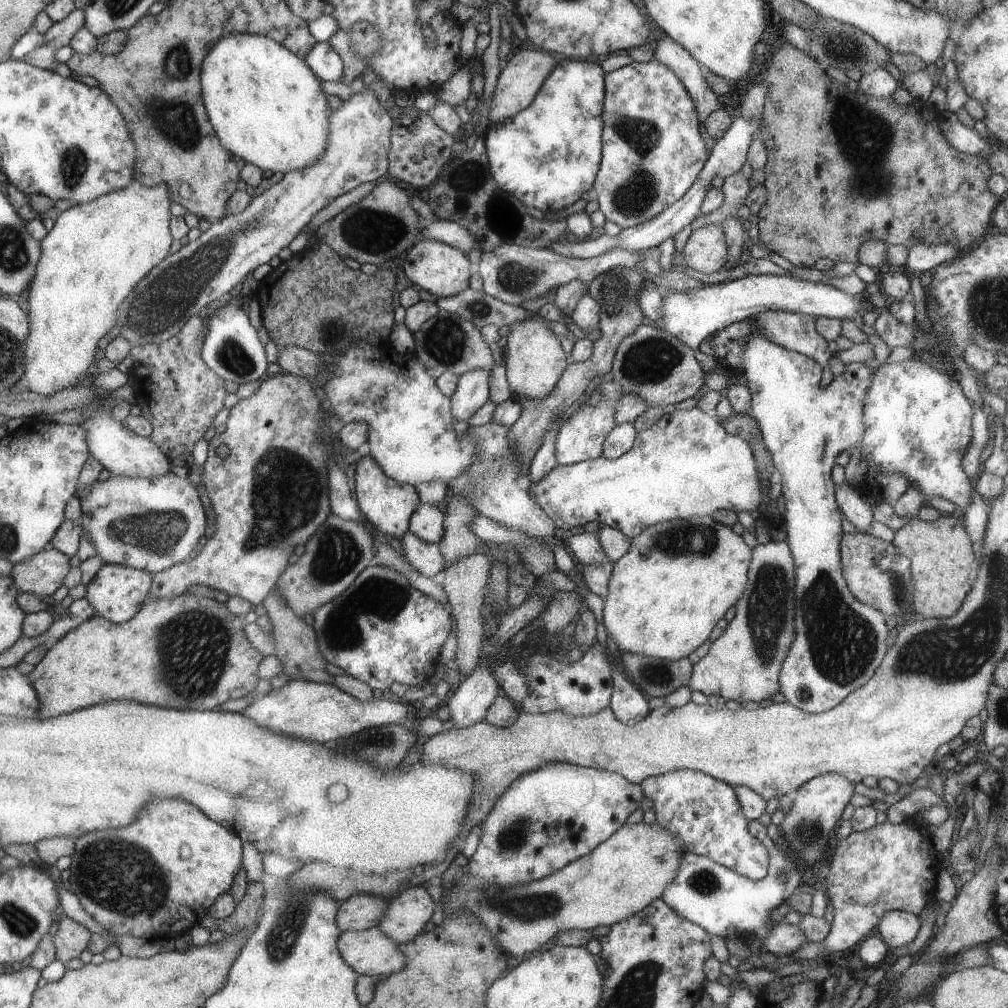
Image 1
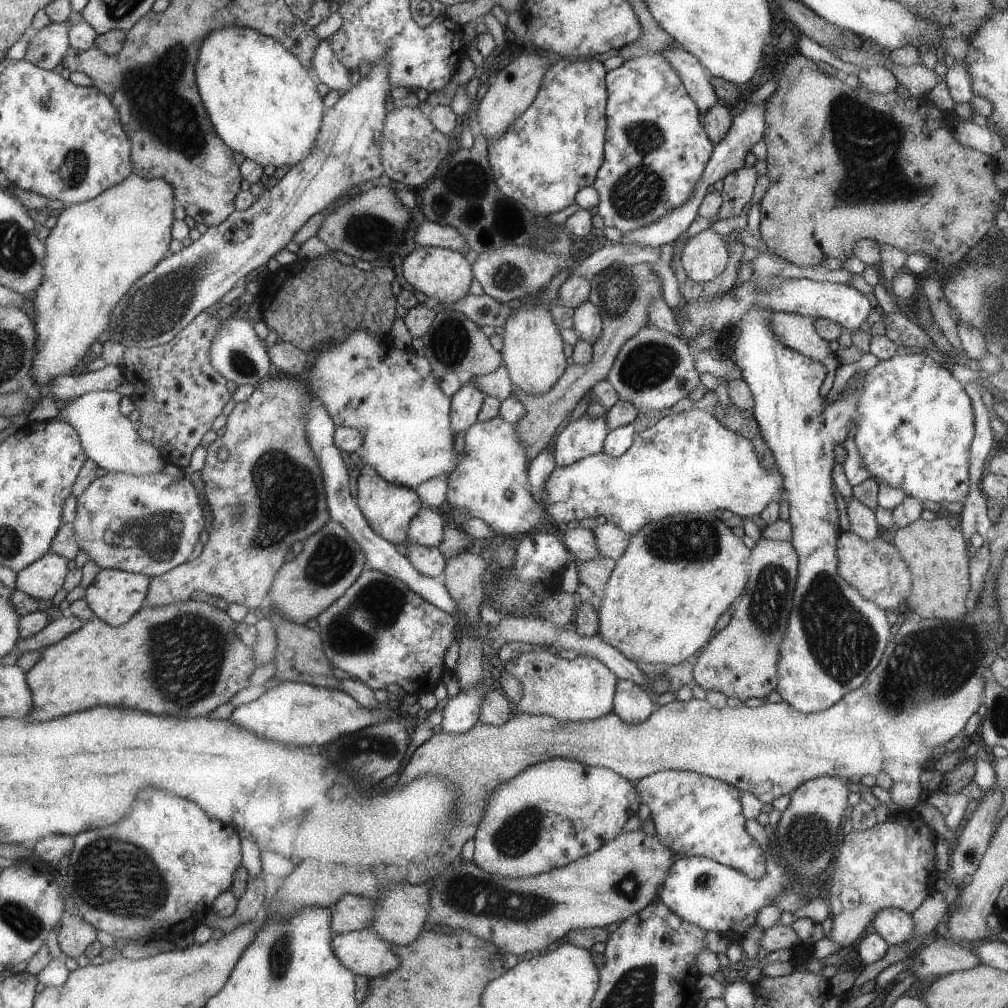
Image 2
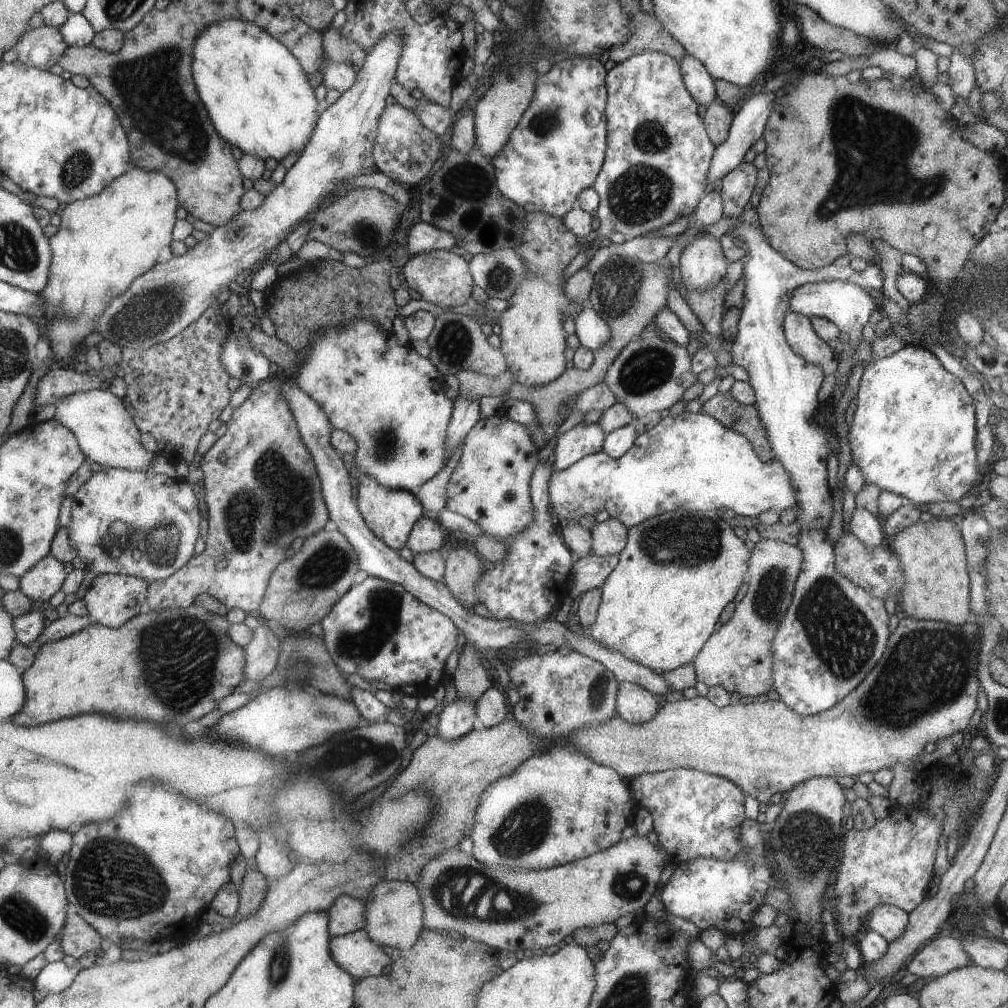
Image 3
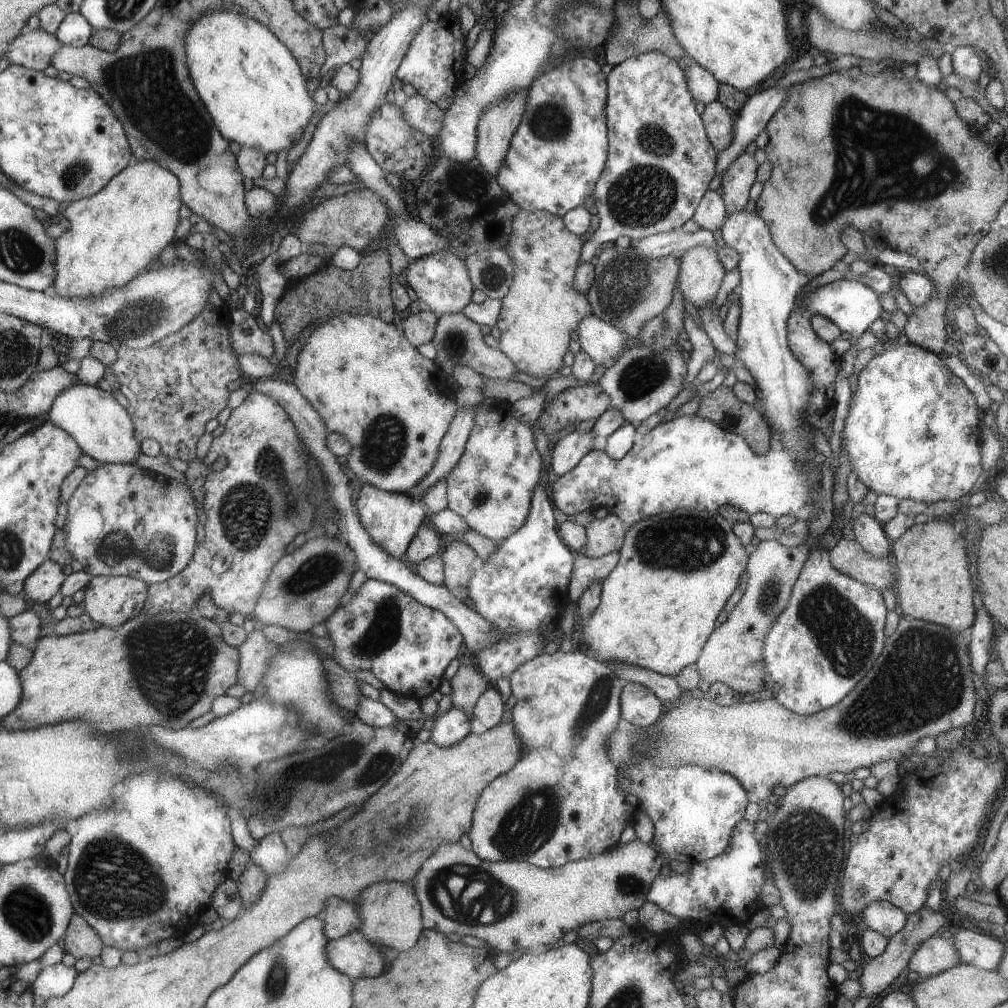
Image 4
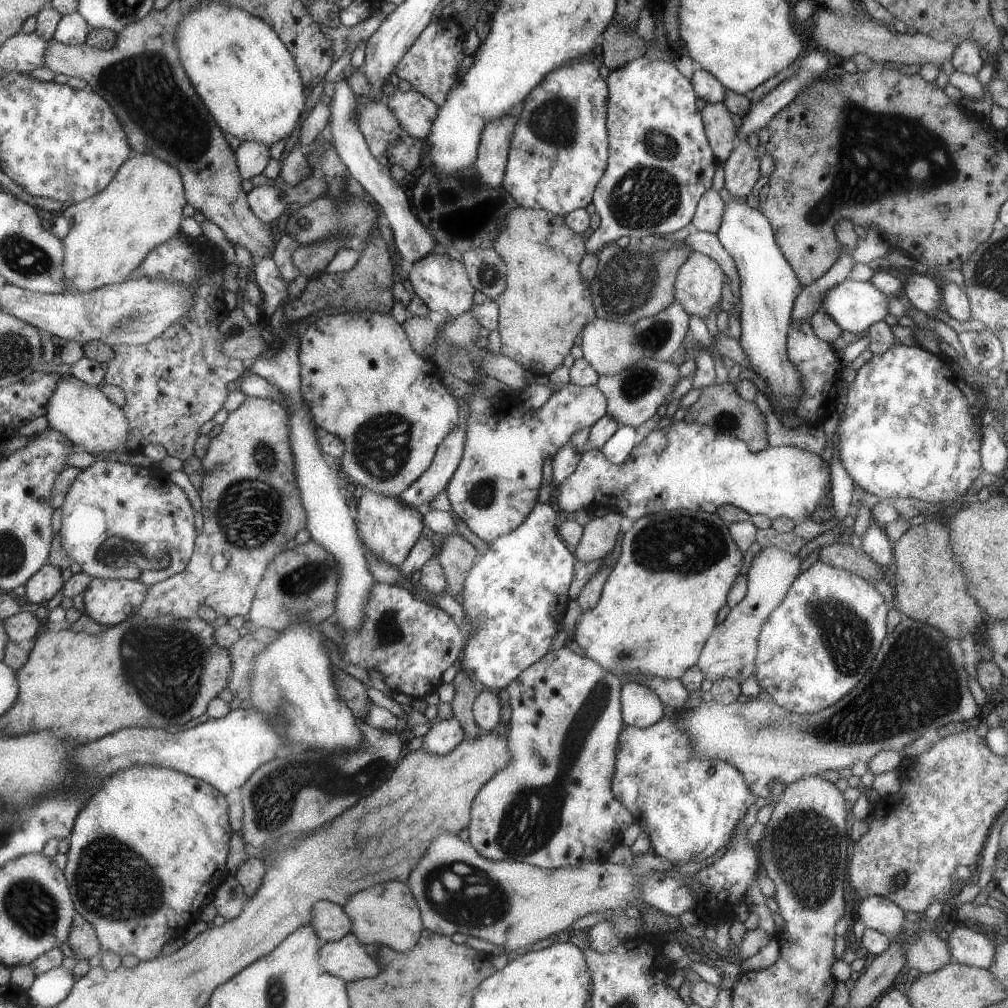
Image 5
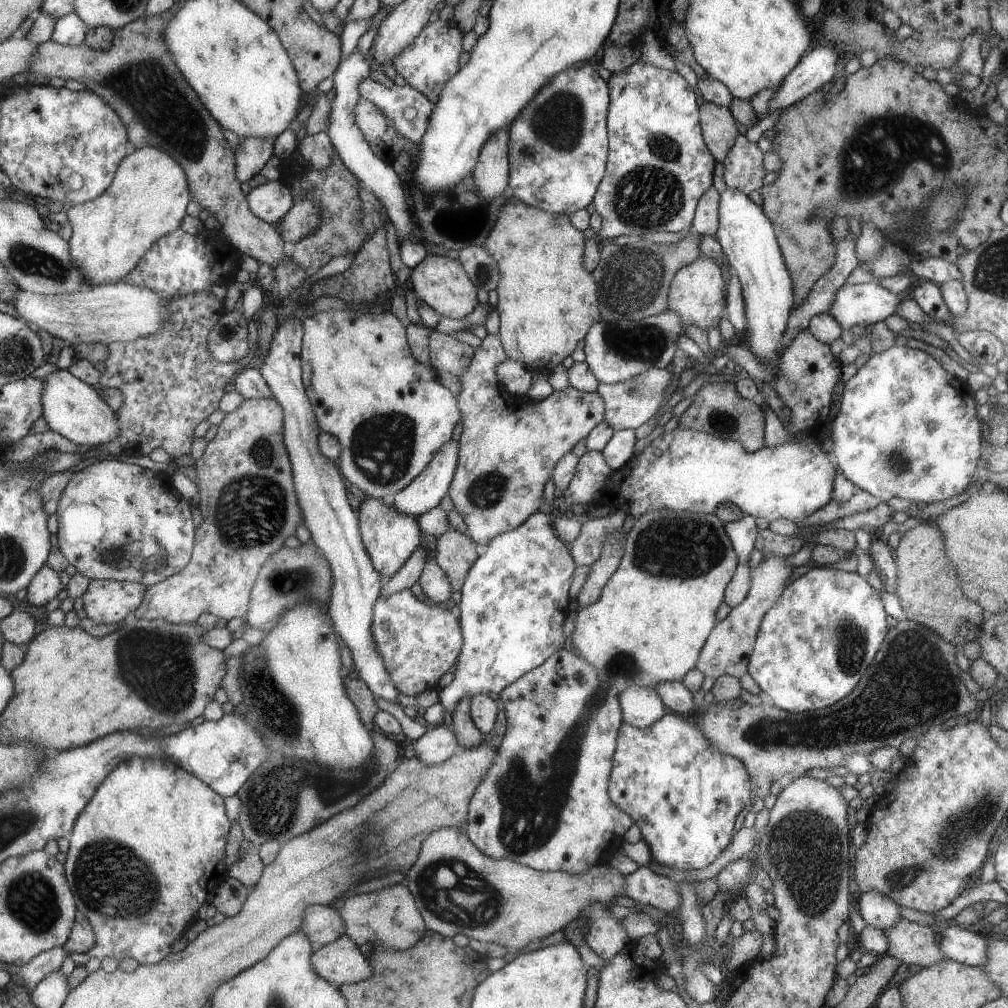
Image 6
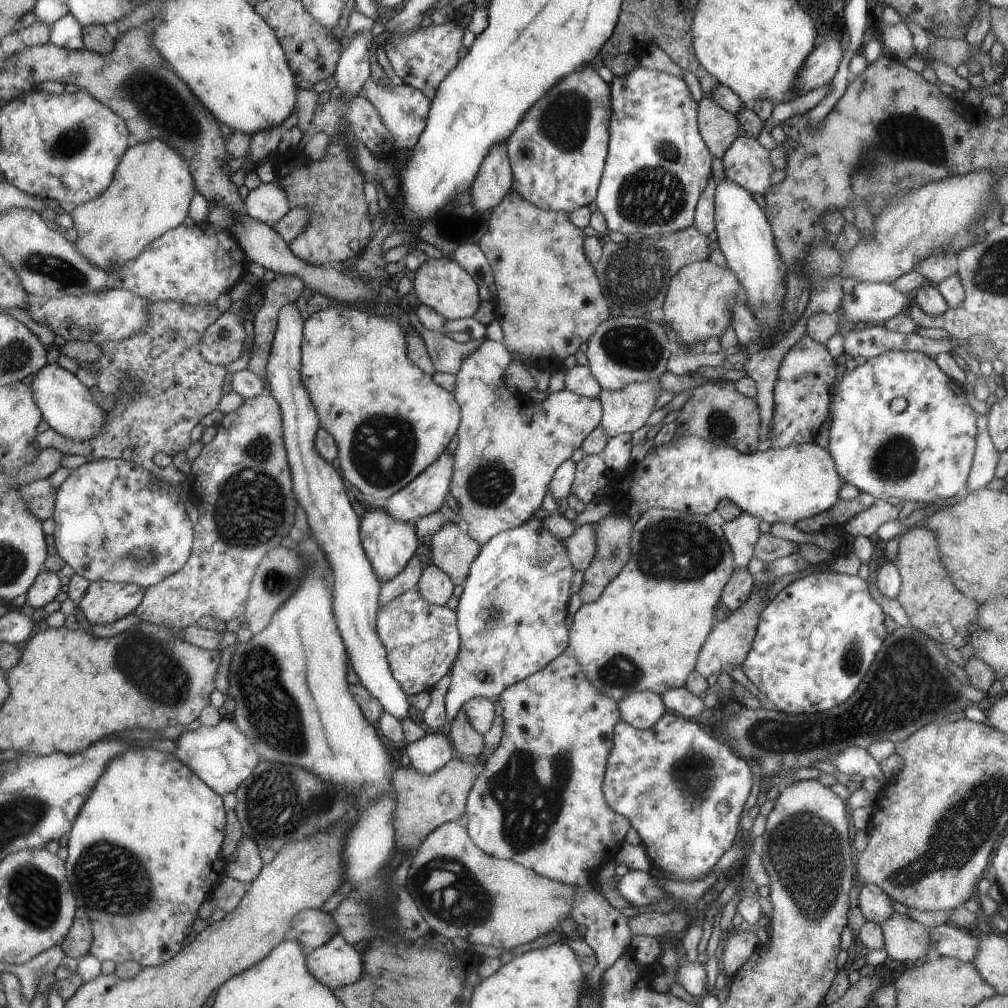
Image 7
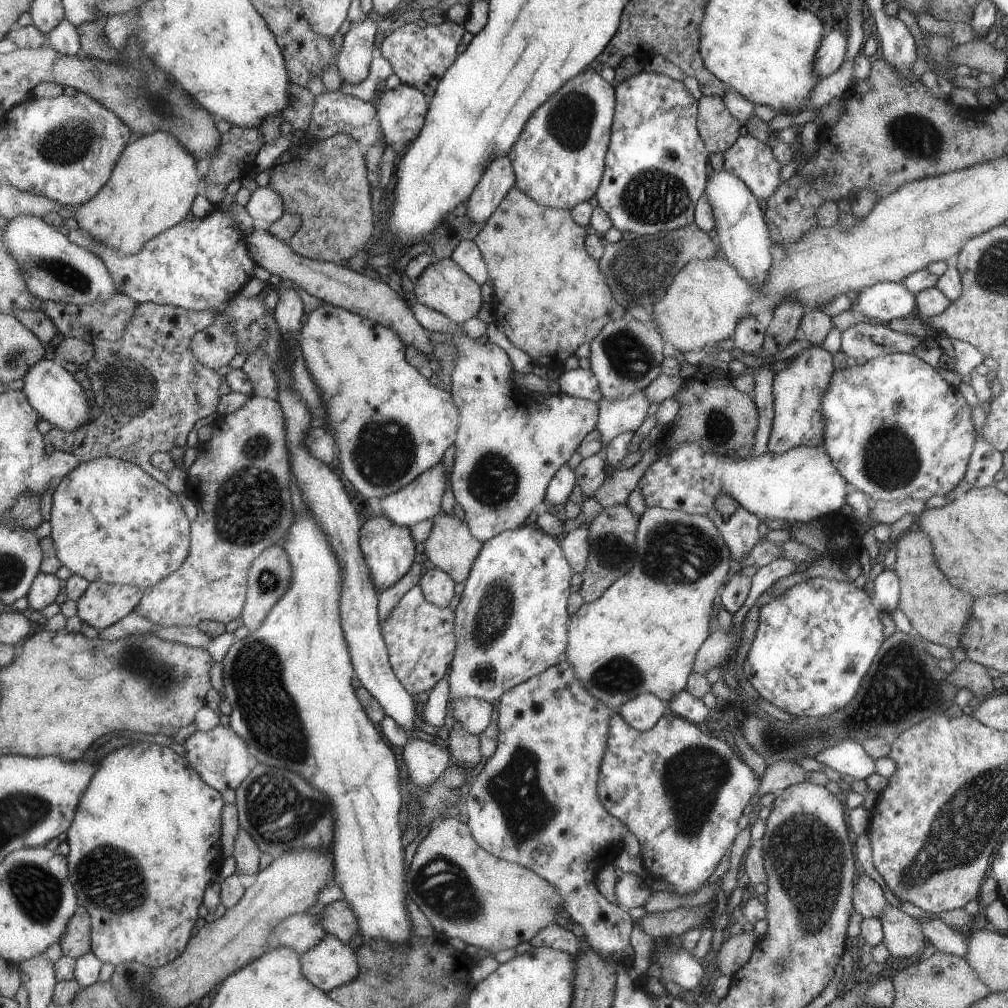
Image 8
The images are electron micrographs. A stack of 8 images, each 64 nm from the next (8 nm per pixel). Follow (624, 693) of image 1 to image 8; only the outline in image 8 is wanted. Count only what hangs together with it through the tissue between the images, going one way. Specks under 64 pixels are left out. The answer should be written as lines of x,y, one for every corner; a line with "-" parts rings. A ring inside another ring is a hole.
640,694
617,708
623,720
638,731
649,730
667,712
665,703
652,694

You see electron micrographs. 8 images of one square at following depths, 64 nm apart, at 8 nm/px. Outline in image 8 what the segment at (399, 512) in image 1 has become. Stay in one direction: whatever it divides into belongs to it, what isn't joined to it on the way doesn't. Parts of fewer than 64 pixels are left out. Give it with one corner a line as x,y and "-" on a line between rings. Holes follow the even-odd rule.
376,510
375,514
367,519
358,530
359,550
373,588
380,593
385,588
395,584
412,567
415,558
415,544
408,527
397,526

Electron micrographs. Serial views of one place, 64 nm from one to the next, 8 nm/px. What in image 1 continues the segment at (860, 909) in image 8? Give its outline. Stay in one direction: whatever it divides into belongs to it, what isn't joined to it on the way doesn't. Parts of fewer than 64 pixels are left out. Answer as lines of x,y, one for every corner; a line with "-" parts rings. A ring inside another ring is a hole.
892,910
876,925
883,942
889,947
899,948
905,947
915,938
920,922
917,915

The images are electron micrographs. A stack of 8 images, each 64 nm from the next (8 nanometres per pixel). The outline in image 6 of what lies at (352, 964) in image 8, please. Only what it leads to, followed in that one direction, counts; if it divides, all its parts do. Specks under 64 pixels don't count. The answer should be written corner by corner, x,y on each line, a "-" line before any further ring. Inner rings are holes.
347,934
315,948
312,966
318,975
339,986
367,979
373,972
366,949
358,946

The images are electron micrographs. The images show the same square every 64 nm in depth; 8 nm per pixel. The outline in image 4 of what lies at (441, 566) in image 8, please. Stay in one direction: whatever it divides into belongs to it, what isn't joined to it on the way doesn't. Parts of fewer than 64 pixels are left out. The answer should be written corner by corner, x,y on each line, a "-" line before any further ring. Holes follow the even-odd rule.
464,540
451,541
440,551
444,564
444,586
459,600
467,598
467,584
471,579
471,562
475,558

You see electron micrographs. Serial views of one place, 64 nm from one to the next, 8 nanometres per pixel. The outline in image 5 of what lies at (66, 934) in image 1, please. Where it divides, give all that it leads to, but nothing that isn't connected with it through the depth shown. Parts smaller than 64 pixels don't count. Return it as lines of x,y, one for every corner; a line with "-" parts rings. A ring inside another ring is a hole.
81,913
74,916
73,928
66,944
81,959
93,958
95,955
101,955
100,936
96,928

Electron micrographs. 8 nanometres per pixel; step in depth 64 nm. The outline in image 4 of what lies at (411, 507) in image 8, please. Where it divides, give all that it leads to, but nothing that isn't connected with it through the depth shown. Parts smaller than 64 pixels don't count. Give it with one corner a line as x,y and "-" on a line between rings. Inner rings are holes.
473,407
457,408
453,420
448,424
448,430
445,431
443,438
440,440
439,454
435,466
415,488
411,488
409,492
404,492
405,496
420,500
421,496
433,484
437,484
437,480
443,480
451,472
451,469
463,454
465,442
473,424

